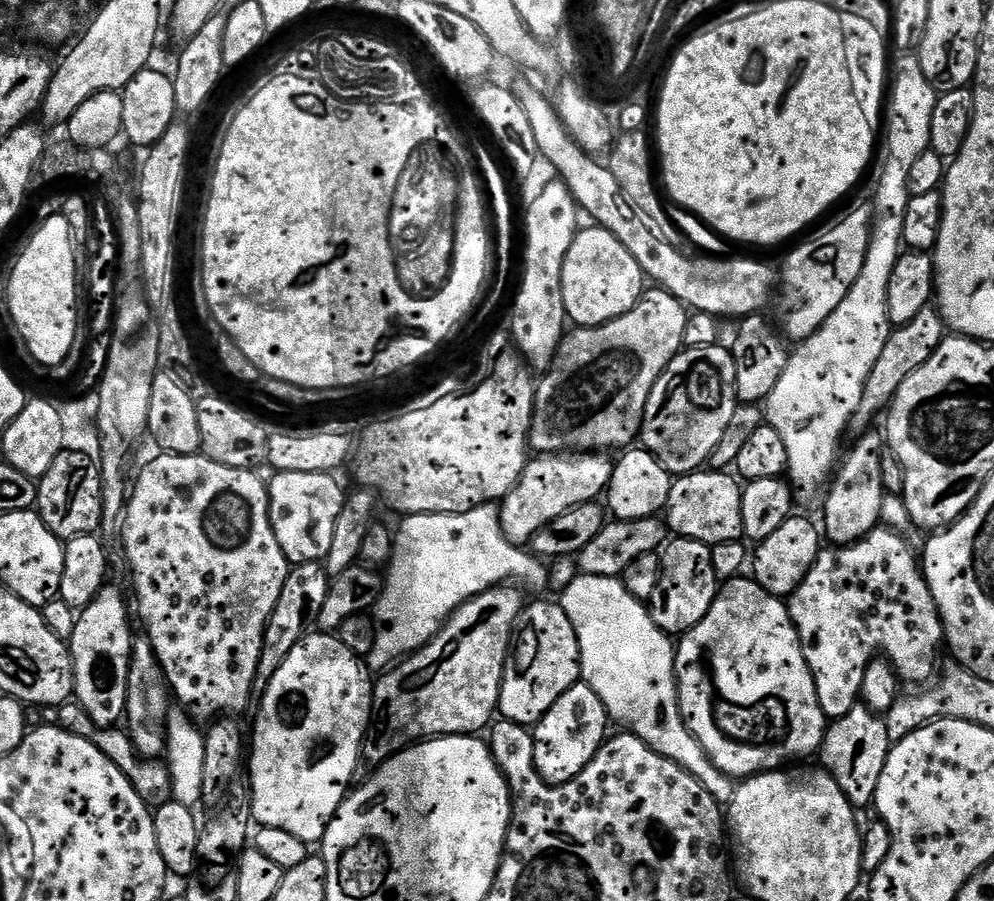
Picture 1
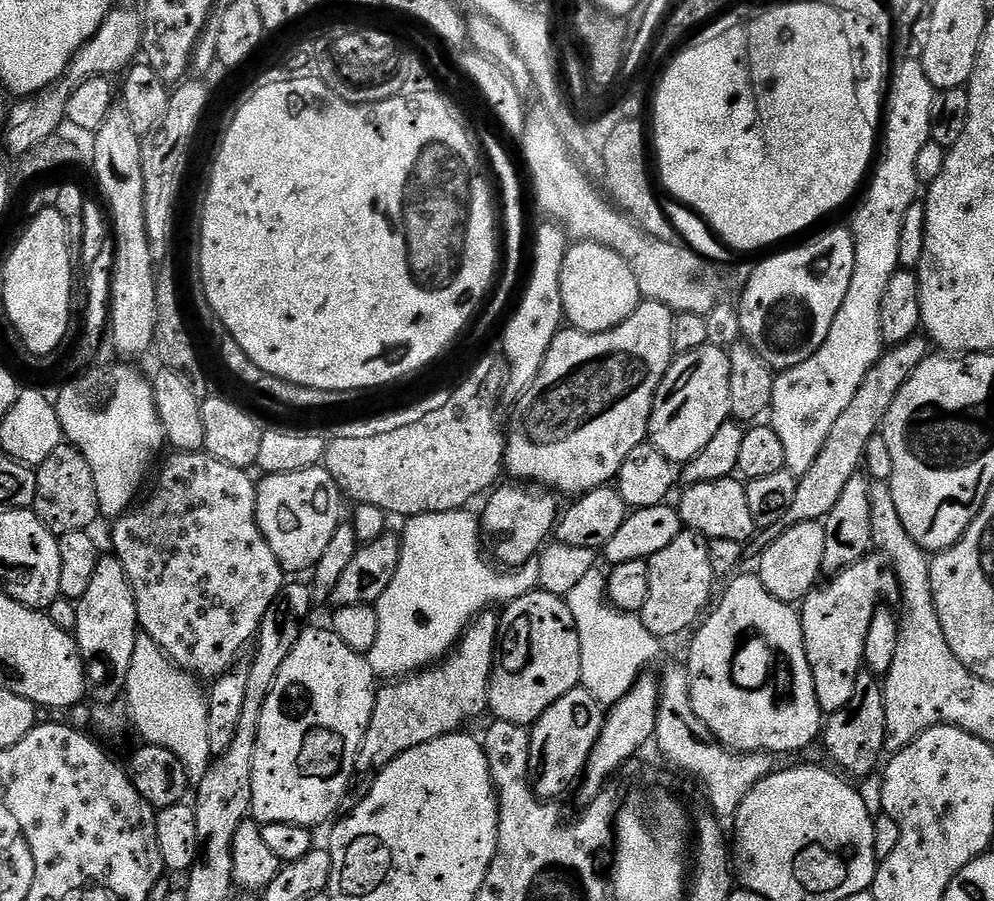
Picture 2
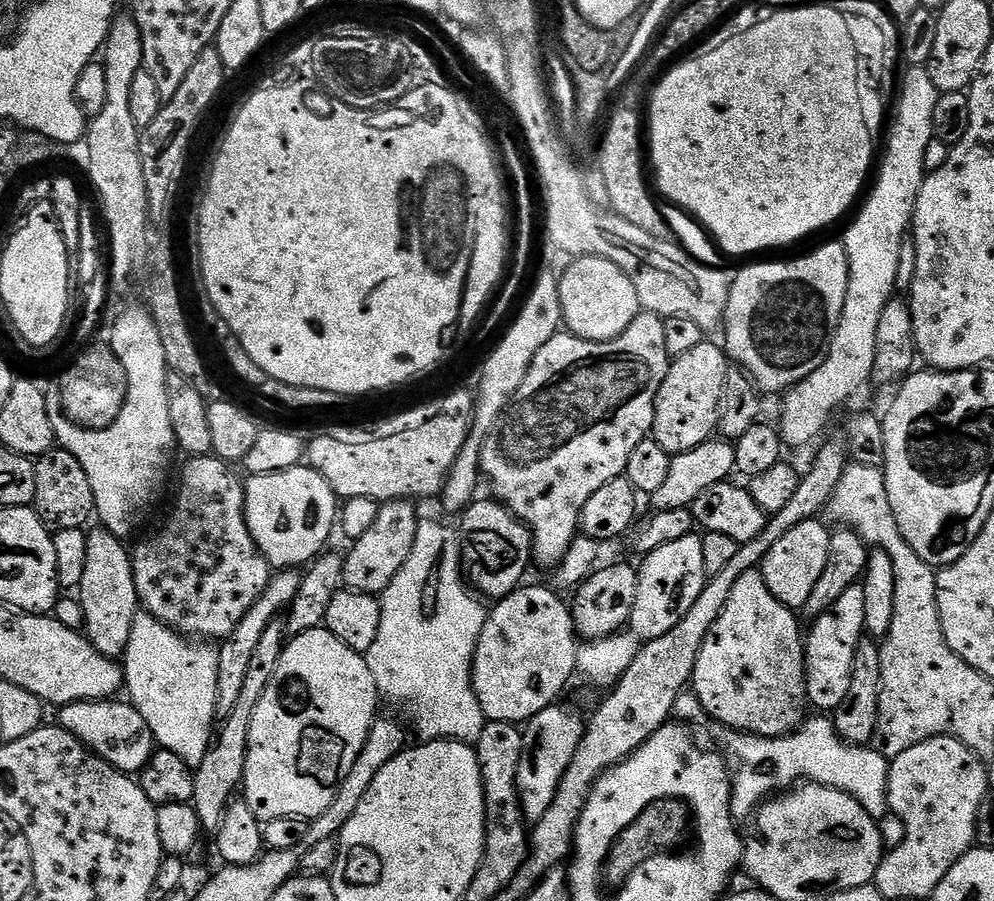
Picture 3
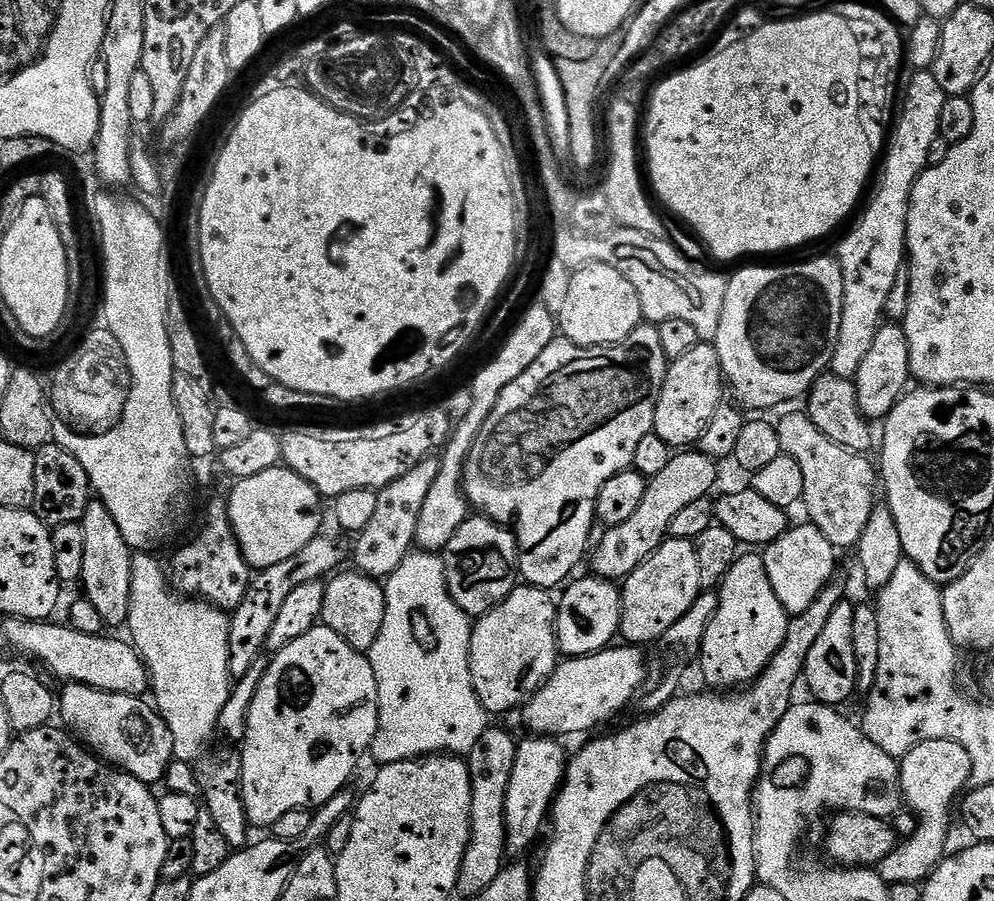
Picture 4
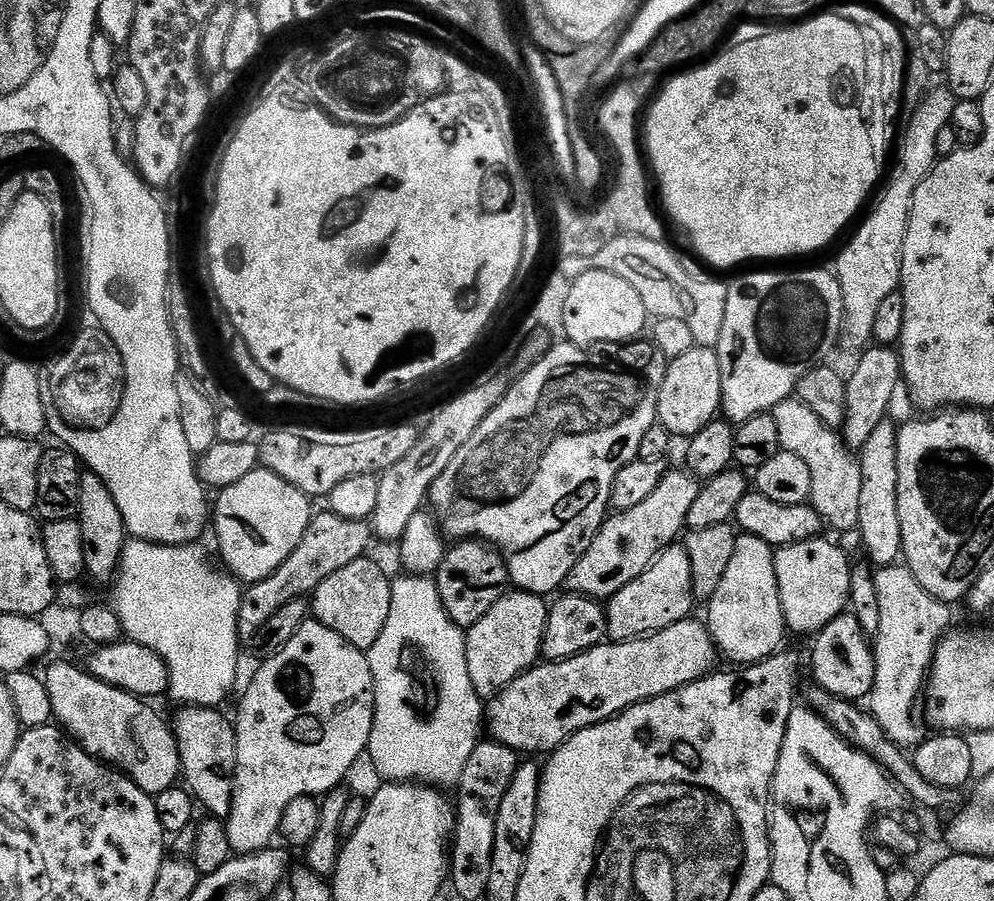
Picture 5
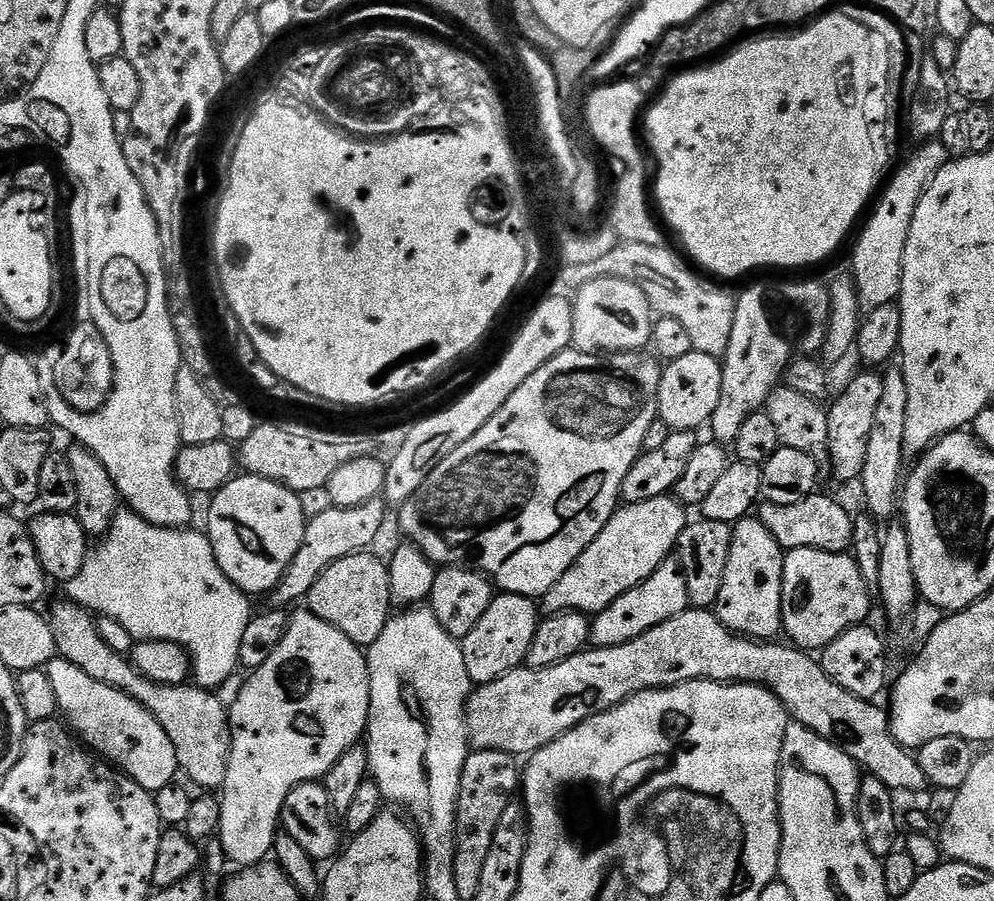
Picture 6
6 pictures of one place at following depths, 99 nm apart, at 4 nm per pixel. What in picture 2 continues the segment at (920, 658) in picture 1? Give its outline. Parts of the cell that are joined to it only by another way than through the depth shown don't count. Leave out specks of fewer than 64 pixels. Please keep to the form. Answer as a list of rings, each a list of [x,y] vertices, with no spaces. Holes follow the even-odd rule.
[[[869,554],[854,566],[843,568],[838,575],[831,577],[828,584],[821,583],[812,589],[809,596],[804,597],[799,605],[802,634],[804,635],[804,649],[806,658],[810,662],[810,674],[814,678],[814,694],[818,698],[821,713],[831,714],[842,710],[846,702],[850,702],[850,694],[854,694],[856,676],[862,671],[864,662],[864,647],[866,646],[866,630],[870,630],[870,618],[874,618],[876,609],[881,607],[884,591],[887,588],[895,589],[898,581],[891,571],[890,564],[885,557],[879,554]]]

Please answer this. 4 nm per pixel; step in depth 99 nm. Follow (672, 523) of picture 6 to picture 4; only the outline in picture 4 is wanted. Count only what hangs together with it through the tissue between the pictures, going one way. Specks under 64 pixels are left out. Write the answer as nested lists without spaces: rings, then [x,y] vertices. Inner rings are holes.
[[[699,450],[677,451],[670,466],[648,480],[648,489],[634,515],[603,533],[605,536],[601,538],[596,553],[595,548],[591,553],[591,571],[601,580],[623,582],[649,554],[658,550],[662,541],[669,539],[670,522],[678,518],[678,510],[686,510],[690,502],[698,502],[709,495],[708,491],[716,484],[716,468],[717,461],[703,456]]]

